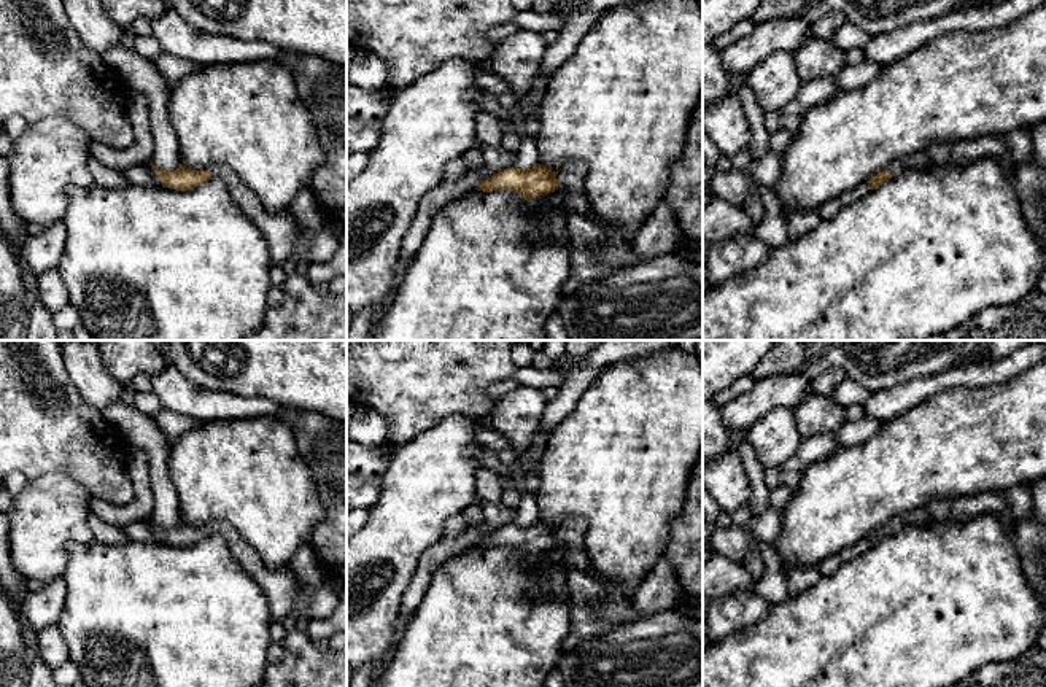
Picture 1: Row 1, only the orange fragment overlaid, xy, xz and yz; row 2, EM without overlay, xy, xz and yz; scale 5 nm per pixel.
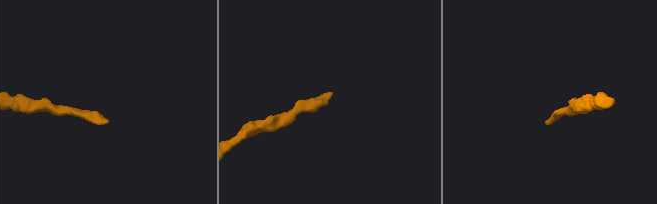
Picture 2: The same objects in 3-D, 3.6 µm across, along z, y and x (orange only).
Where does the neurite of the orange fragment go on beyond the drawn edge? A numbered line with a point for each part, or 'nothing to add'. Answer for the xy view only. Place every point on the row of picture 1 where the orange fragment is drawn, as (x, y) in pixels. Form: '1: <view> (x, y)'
1: xy (280, 232)

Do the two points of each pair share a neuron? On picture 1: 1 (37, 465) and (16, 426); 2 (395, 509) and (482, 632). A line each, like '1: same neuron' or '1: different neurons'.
1: same neuron
2: different neurons

